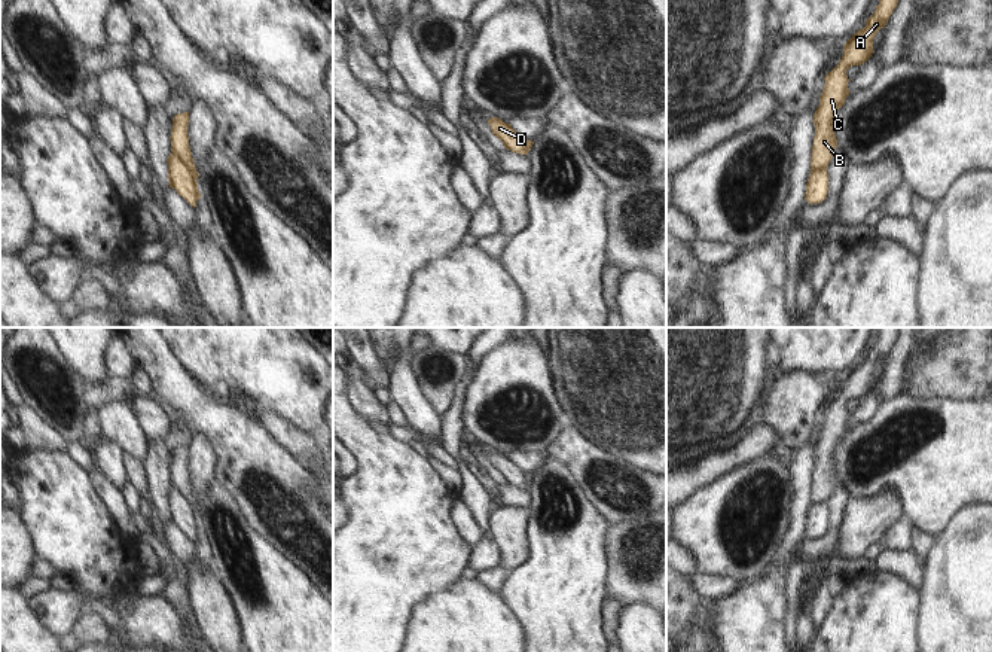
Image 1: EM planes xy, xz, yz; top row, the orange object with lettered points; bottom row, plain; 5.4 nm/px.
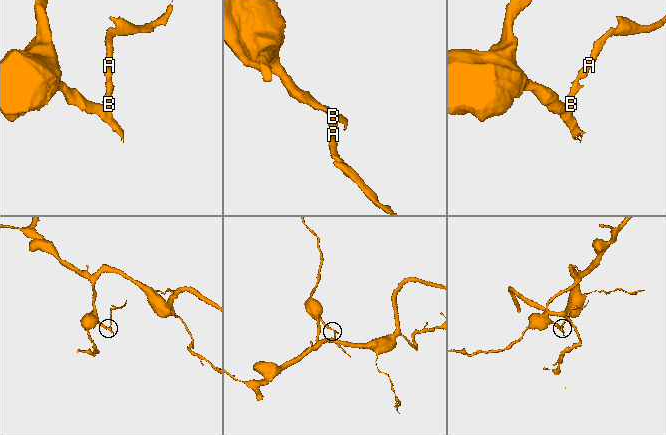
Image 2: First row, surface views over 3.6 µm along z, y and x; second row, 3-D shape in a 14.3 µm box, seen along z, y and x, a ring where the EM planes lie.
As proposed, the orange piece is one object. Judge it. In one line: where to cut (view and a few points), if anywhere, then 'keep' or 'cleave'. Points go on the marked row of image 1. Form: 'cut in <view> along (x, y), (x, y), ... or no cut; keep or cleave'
cut in xy along (171, 151), (195, 180); cleave

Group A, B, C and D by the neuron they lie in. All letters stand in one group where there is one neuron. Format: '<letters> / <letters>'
A B C / D

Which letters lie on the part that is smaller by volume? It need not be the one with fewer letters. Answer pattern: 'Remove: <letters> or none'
Remove: A, B, C

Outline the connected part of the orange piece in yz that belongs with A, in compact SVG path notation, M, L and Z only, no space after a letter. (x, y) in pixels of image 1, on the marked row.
M879 0L875 13L867 18L866 27L858 30L843 45L843 55L839 64L825 74L819 106L814 113L815 137L811 153L811 171L827 170L837 147L833 121L836 112L849 95L846 70L852 65L861 65L872 57L873 39L886 25L897 3L898 0Z

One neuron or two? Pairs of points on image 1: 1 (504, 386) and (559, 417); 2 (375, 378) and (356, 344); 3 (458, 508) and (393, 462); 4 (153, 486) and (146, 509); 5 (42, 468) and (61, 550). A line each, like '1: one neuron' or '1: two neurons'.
1: one neuron
2: one neuron
3: two neurons
4: two neurons
5: one neuron

